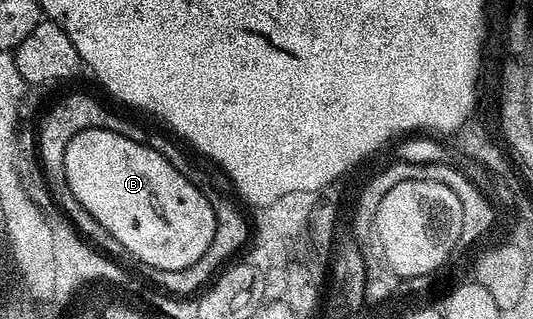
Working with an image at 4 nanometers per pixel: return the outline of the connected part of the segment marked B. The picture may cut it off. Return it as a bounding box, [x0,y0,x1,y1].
[64,129,216,271]

